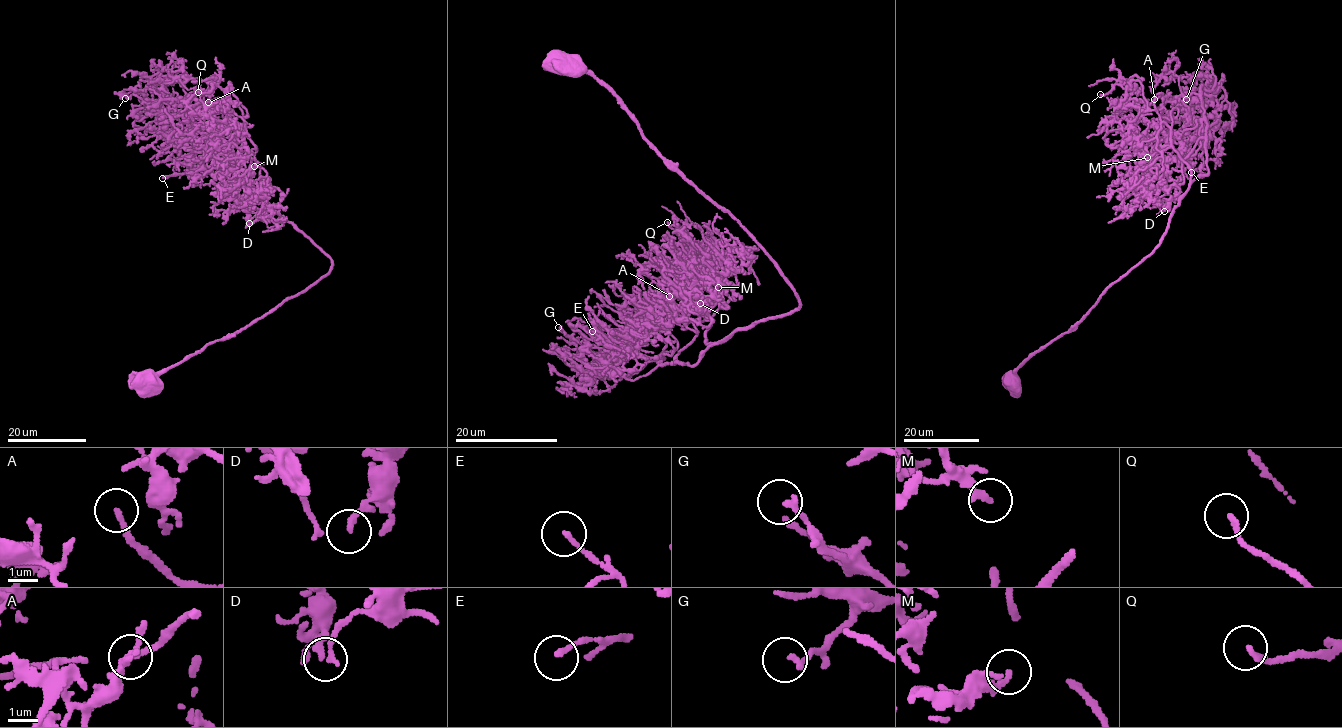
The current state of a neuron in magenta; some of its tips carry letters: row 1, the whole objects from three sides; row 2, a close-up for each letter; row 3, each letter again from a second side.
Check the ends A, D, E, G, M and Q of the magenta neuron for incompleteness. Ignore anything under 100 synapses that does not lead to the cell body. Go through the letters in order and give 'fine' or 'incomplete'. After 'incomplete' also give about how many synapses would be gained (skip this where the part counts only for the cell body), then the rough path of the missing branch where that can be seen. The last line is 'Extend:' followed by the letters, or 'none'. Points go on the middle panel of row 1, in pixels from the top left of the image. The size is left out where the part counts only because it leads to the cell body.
A: incomplete | 140 syn | (669, 296), (669, 292), (648, 272), (616, 252)
D: fine
E: fine
G: fine
M: fine
Q: fine
Extend: A

